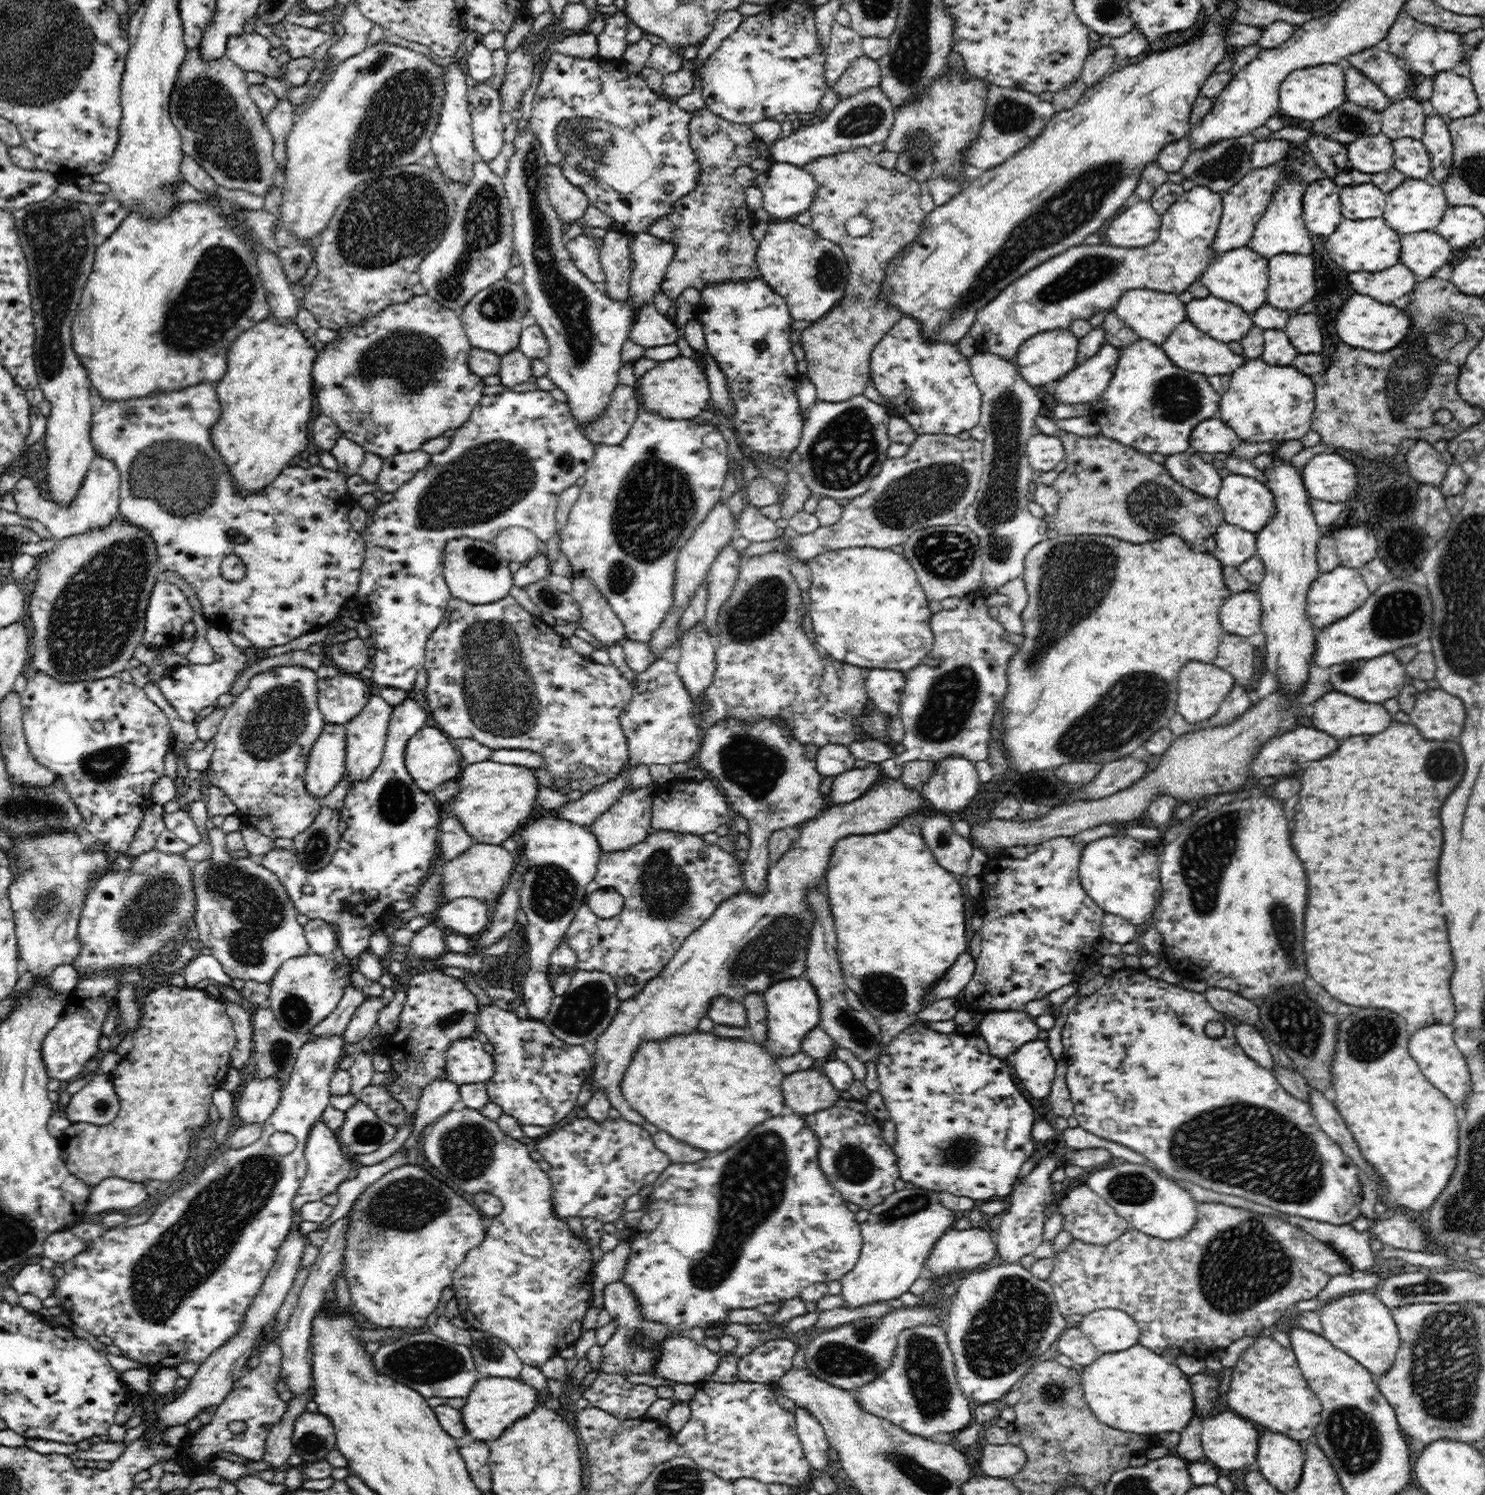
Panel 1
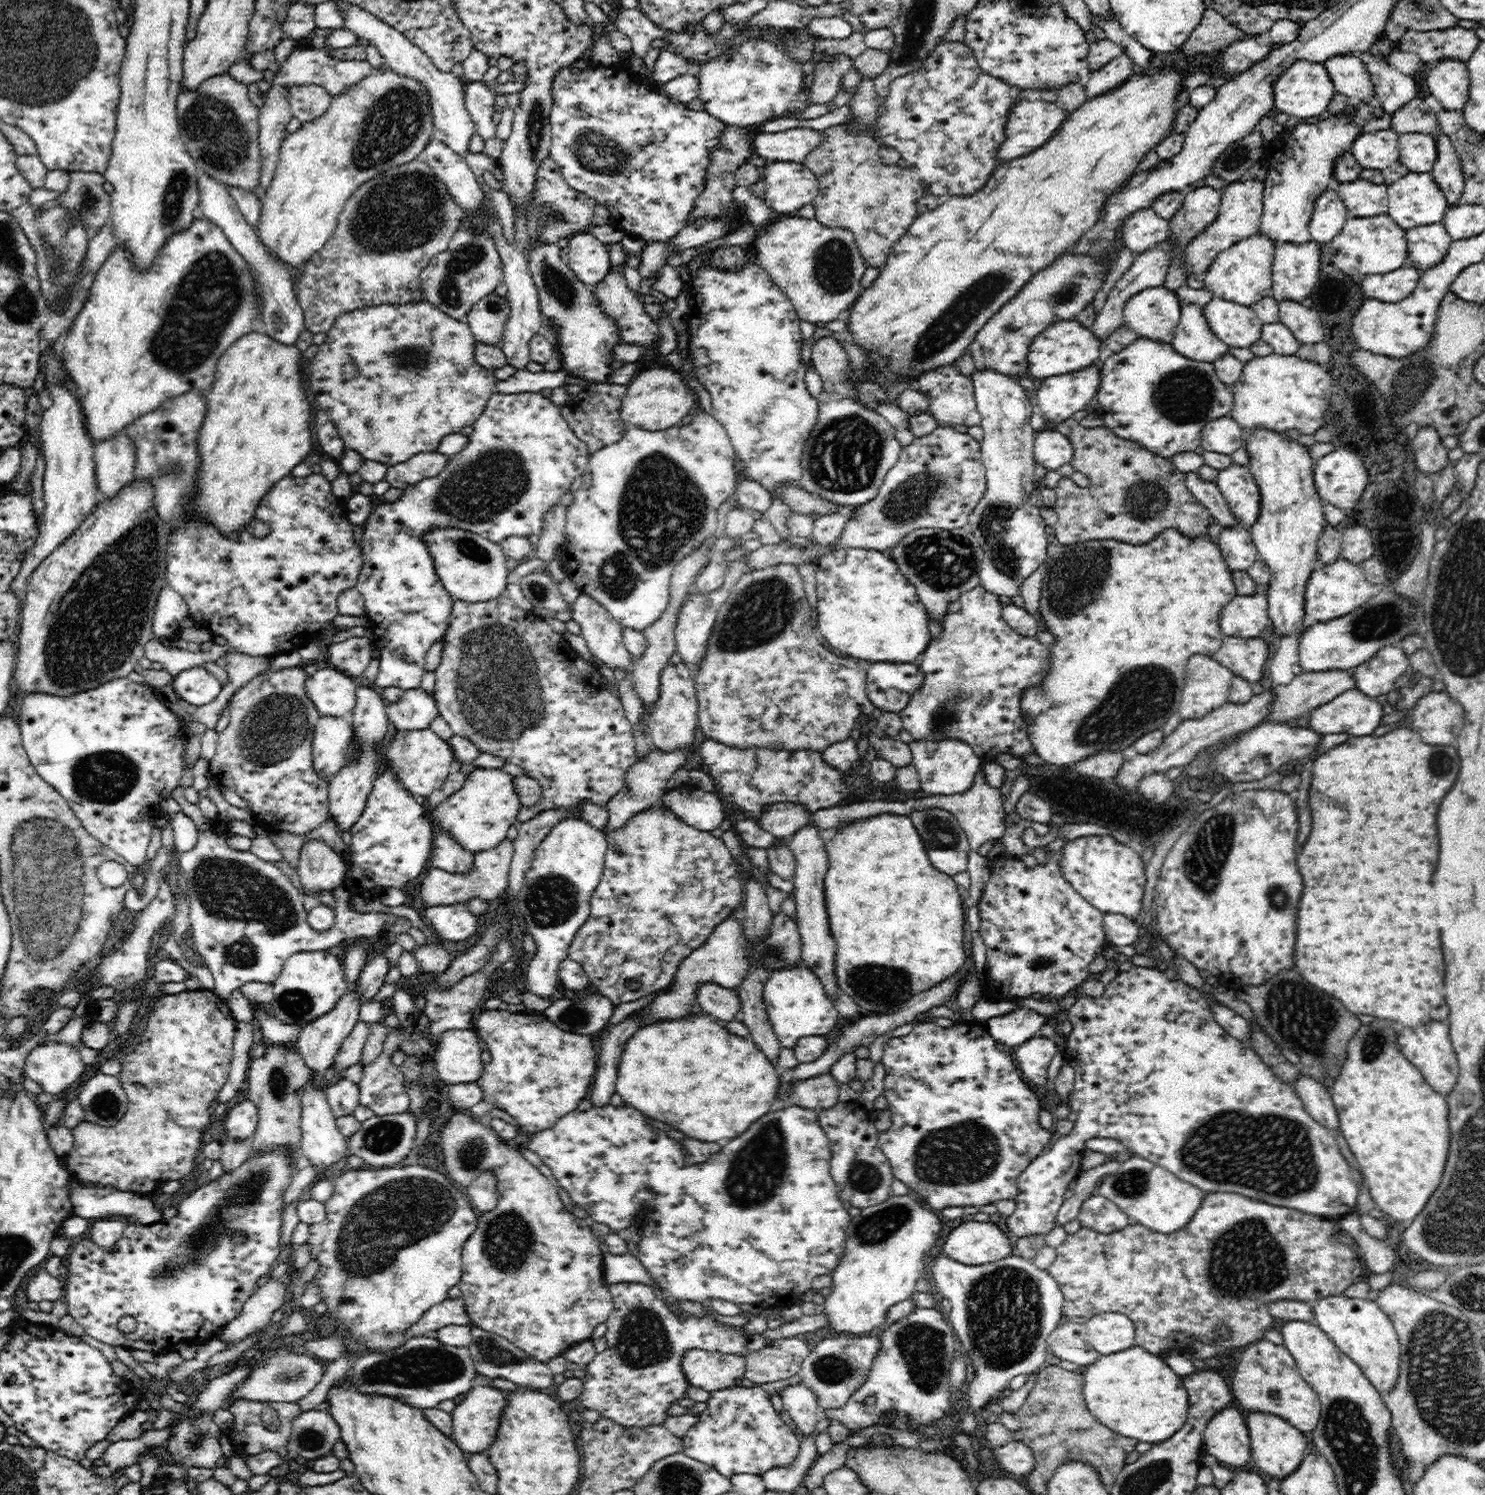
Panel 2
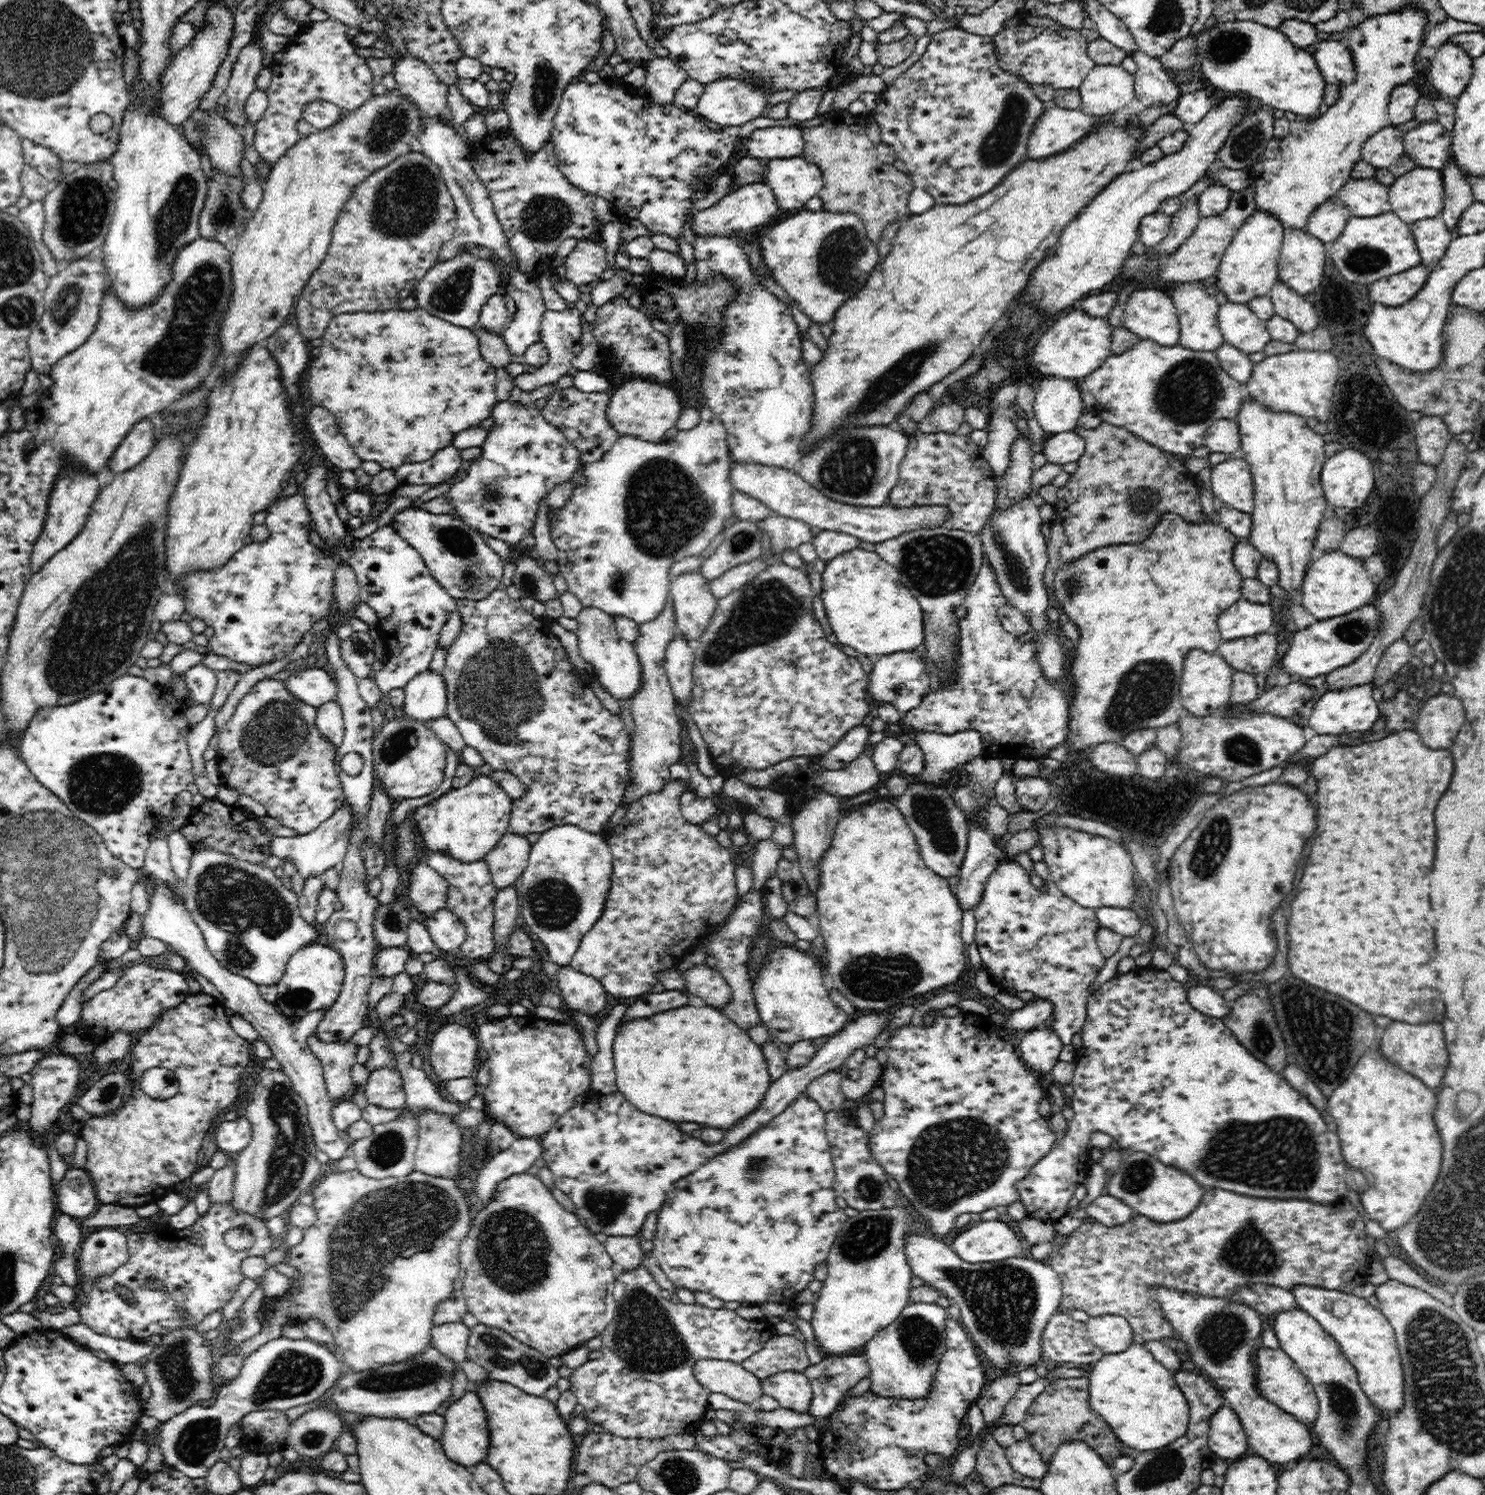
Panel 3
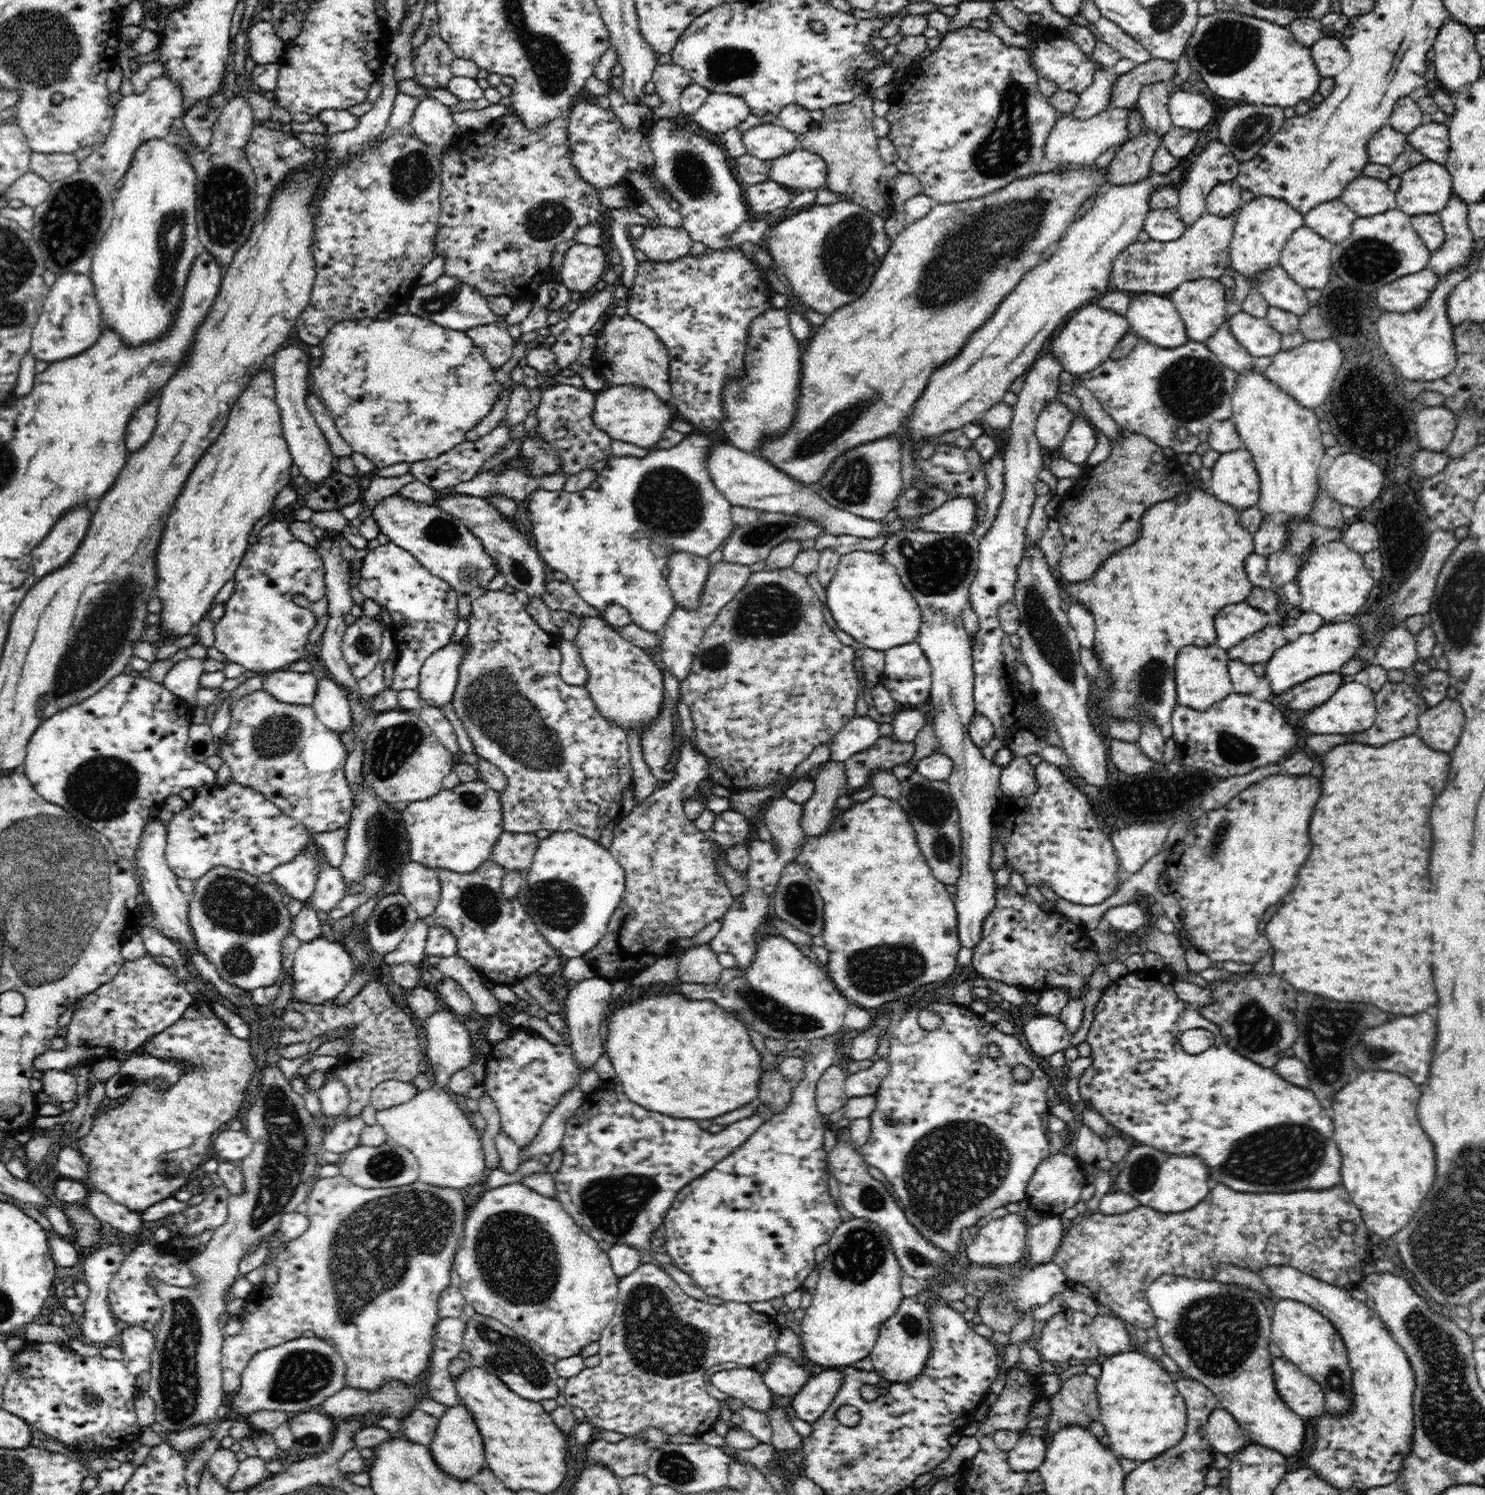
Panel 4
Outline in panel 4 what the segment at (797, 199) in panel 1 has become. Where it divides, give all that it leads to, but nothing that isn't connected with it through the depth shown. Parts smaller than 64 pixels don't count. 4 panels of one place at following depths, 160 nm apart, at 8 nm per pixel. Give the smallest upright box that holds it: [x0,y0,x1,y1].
[769,148,828,194]

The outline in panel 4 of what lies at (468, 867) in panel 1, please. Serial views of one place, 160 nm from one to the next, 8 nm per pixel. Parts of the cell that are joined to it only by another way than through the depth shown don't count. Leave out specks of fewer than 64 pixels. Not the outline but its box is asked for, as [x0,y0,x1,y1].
[400,831,540,920]

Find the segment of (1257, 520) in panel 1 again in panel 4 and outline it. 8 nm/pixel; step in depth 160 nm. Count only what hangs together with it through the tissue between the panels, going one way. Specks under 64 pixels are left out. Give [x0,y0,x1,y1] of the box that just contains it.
[1208,449,1259,511]

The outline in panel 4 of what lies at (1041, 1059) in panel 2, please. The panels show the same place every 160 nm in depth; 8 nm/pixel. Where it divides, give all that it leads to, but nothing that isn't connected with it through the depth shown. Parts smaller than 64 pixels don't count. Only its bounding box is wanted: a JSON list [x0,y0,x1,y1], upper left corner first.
[1023,1015,1072,1059]

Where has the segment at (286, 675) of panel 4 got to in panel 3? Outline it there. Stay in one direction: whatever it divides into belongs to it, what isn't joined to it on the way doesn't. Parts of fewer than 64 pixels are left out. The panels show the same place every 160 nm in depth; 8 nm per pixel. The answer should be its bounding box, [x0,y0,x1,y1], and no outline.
[285,666,337,708]

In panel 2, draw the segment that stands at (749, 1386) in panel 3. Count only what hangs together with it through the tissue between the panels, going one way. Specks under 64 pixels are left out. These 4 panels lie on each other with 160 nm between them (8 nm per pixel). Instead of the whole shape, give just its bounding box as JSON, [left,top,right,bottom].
[683,1350,746,1392]

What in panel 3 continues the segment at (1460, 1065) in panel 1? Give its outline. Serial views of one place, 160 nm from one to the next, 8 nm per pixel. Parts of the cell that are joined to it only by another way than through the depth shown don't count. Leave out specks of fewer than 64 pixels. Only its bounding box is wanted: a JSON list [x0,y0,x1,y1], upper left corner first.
[1379,1022,1449,1088]

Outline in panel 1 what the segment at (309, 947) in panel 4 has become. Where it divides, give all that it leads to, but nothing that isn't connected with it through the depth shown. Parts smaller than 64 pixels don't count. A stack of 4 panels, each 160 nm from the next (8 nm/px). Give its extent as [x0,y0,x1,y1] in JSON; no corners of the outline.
[266,953,349,1037]

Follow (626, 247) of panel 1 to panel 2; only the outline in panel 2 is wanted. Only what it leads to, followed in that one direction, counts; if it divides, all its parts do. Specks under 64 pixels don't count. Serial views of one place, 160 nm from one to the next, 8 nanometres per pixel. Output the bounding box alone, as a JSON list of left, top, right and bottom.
[590,264,661,367]

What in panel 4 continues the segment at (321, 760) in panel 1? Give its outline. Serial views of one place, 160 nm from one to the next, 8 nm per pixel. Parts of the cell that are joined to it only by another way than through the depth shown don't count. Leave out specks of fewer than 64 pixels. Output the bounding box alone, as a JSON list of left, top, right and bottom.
[311,676,351,733]

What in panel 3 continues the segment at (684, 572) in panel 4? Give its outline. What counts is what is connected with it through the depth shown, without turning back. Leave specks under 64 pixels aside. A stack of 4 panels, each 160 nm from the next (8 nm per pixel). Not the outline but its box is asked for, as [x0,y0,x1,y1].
[670,570,717,642]

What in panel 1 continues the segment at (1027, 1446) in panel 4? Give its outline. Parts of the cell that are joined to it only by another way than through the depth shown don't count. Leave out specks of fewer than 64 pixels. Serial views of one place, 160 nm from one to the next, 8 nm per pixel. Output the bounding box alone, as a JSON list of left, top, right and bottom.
[980,1443,1026,1479]

